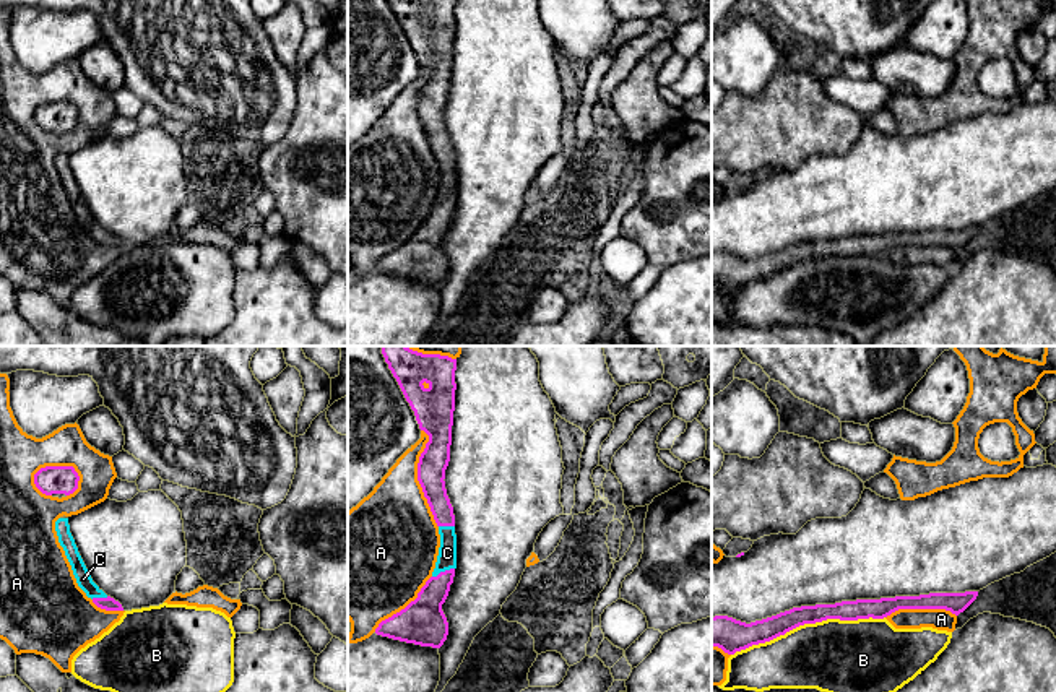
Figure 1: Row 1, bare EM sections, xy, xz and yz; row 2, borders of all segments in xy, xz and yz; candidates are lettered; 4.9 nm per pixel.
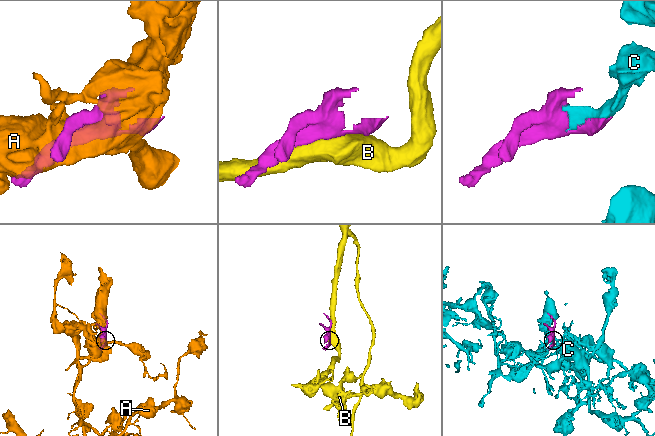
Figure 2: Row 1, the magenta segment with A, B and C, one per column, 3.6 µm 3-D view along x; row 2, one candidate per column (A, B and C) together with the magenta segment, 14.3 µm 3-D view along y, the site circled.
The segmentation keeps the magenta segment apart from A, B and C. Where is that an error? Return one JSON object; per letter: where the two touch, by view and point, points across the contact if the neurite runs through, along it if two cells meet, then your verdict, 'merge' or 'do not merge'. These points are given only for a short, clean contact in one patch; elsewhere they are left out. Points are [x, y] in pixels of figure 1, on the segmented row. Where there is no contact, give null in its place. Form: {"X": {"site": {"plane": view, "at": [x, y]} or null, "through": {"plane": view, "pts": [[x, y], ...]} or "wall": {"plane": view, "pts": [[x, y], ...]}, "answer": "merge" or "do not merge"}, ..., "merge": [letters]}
{"A": {"site": {"plane": "xy", "at": [54, 467]}, "answer": "do not merge"}, "B": {"site": {"plane": "yz", "at": [808, 622]}, "answer": "do not merge"}, "C": {"site": {"plane": "xz", "at": [442, 572]}, "answer": "merge"}, "merge": ["C"]}

